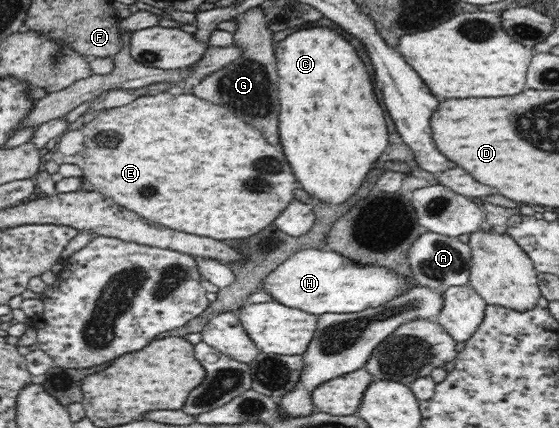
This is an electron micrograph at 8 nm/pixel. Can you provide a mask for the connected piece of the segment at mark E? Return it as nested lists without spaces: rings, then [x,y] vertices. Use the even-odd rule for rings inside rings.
[[[166,91],[138,97],[126,105],[105,109],[84,131],[108,133],[110,139],[84,137],[83,150],[77,153],[82,156],[78,167],[83,177],[94,185],[96,192],[148,222],[224,242],[256,235],[293,201],[296,178],[284,153],[270,145],[258,129],[244,123],[228,109],[194,95],[174,97]],[[114,133],[120,135],[118,143],[112,143]]]

